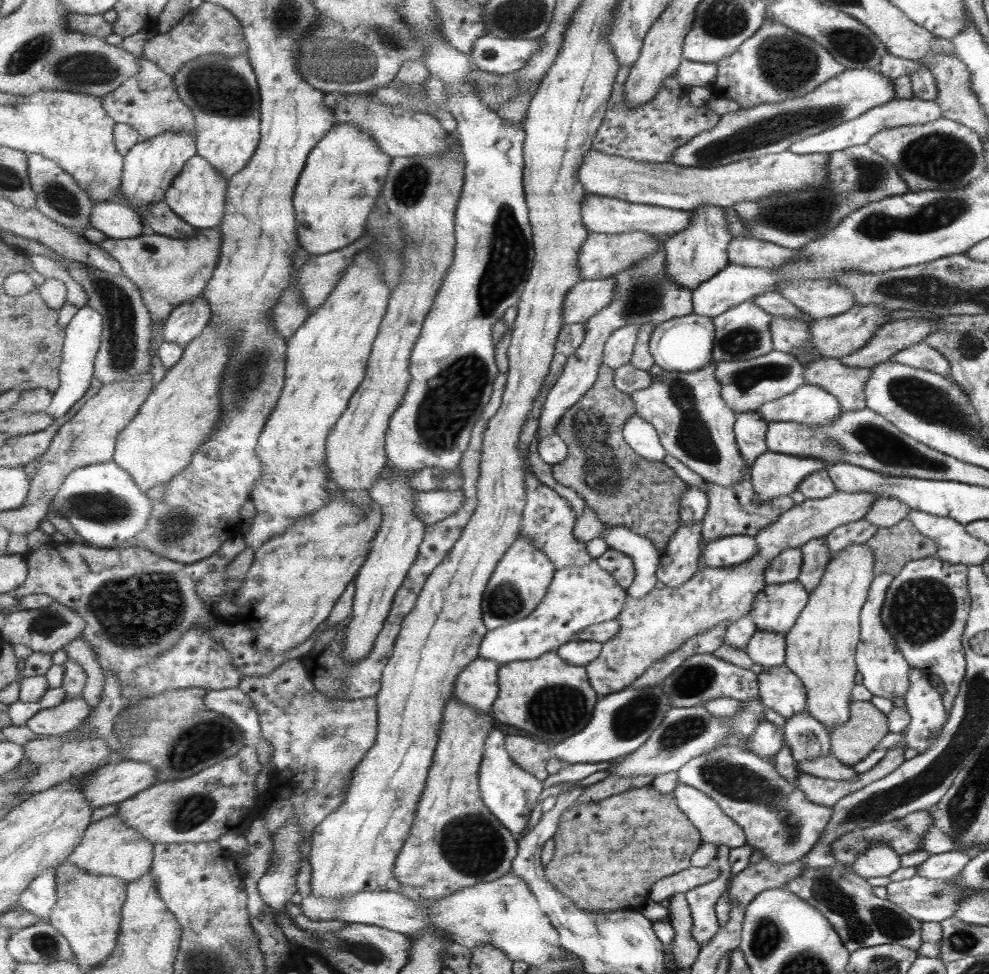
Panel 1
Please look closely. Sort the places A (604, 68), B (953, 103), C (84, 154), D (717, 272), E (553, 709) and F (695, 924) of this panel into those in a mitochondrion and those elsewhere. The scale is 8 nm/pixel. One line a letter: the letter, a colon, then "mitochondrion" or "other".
A: other
B: other
C: other
D: other
E: mitochondrion
F: other

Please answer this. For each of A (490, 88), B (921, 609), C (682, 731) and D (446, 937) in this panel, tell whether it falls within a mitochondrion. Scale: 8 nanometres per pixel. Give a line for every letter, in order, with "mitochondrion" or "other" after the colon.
A: mitochondrion
B: mitochondrion
C: mitochondrion
D: other

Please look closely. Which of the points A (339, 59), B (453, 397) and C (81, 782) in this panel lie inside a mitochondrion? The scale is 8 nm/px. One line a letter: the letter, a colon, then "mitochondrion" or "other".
A: mitochondrion
B: mitochondrion
C: other

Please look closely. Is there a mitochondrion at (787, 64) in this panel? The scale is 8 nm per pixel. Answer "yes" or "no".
yes

